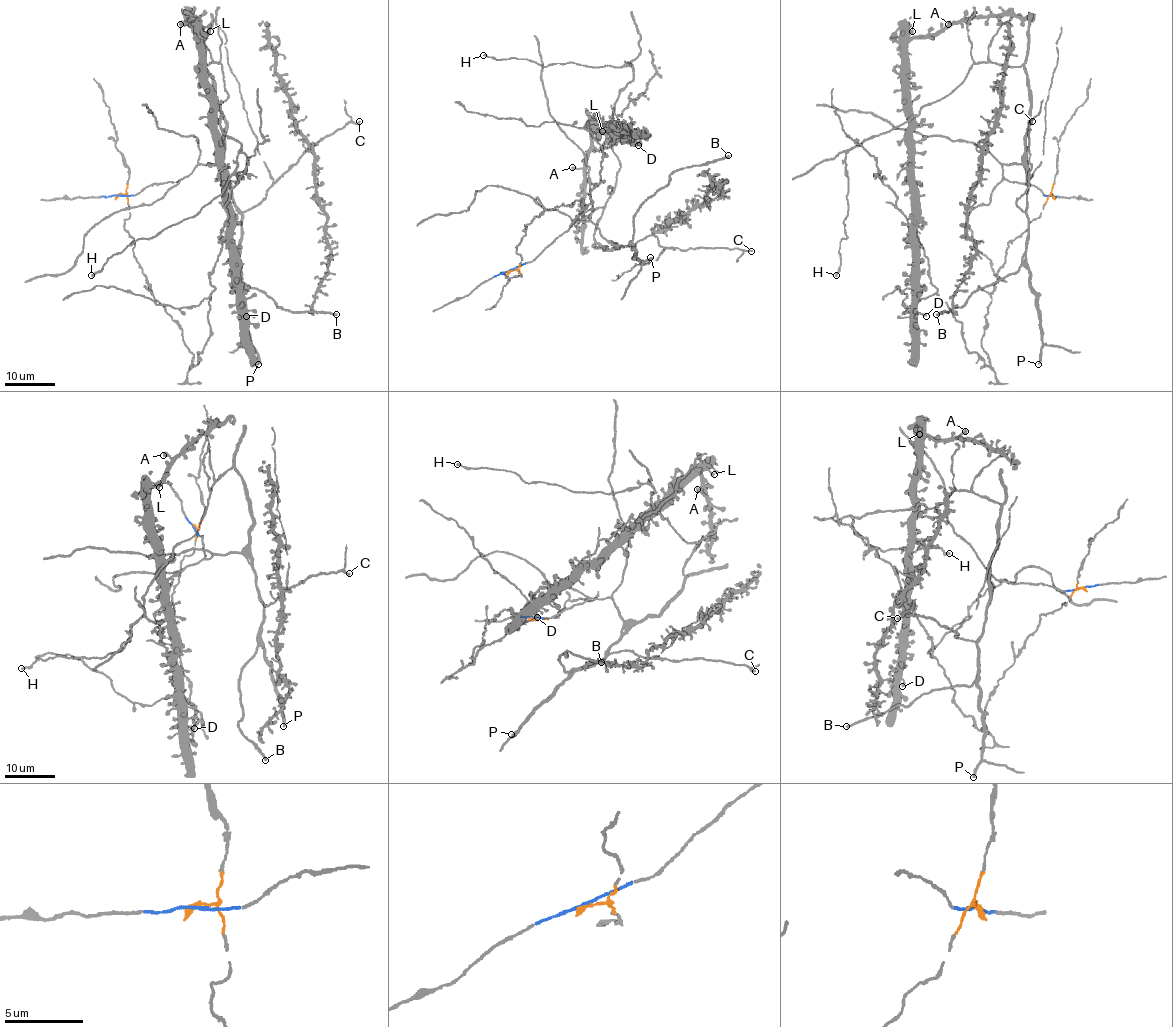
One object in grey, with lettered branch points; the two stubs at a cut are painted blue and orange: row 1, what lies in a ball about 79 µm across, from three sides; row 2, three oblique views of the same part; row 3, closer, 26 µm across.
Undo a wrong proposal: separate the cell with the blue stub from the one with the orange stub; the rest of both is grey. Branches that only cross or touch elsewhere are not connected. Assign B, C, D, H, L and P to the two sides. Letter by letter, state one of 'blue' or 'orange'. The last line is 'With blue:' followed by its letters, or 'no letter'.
B: blue
C: blue
D: orange
H: blue
L: orange
P: blue
With blue: B, C, H, P

